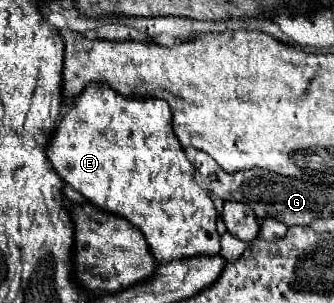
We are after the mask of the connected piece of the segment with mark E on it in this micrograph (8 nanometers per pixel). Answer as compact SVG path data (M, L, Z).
M88 84L62 116L62 122L50 140L48 156L60 178L94 206L114 212L138 226L160 264L220 252L220 234L216 232L218 212L208 192L198 186L194 166L178 140L174 140L174 132L170 132L170 106L164 100L130 100L118 96L112 88L106 88L106 84Z

